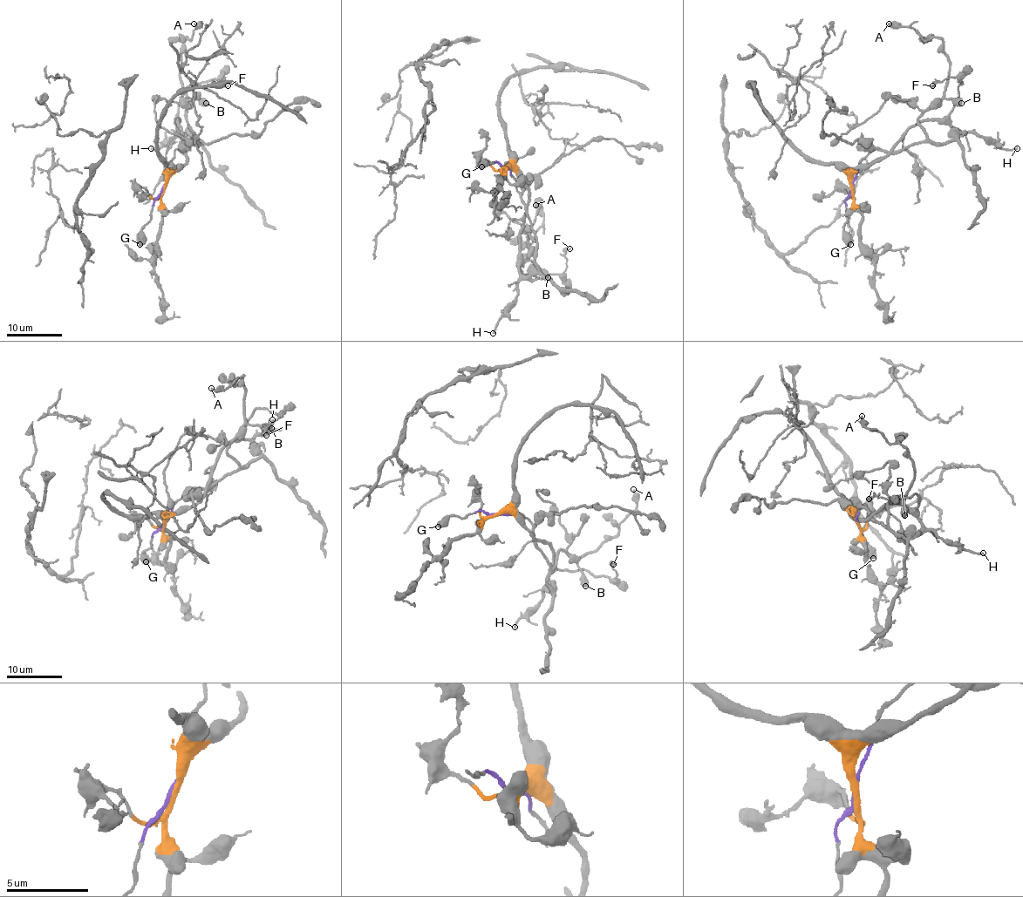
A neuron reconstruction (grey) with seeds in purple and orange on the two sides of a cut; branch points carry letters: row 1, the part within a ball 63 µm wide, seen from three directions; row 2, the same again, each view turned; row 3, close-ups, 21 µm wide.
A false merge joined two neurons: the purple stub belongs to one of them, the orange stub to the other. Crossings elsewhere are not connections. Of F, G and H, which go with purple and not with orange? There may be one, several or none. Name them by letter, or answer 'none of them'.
G

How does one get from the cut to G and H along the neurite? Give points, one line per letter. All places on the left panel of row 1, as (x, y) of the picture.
G: (163, 187), (154, 200), (151, 220), (142, 229), (139, 245)
H: (163, 187), (168, 177), (187, 161), (178, 120), (175, 135), (159, 149), (151, 147)

